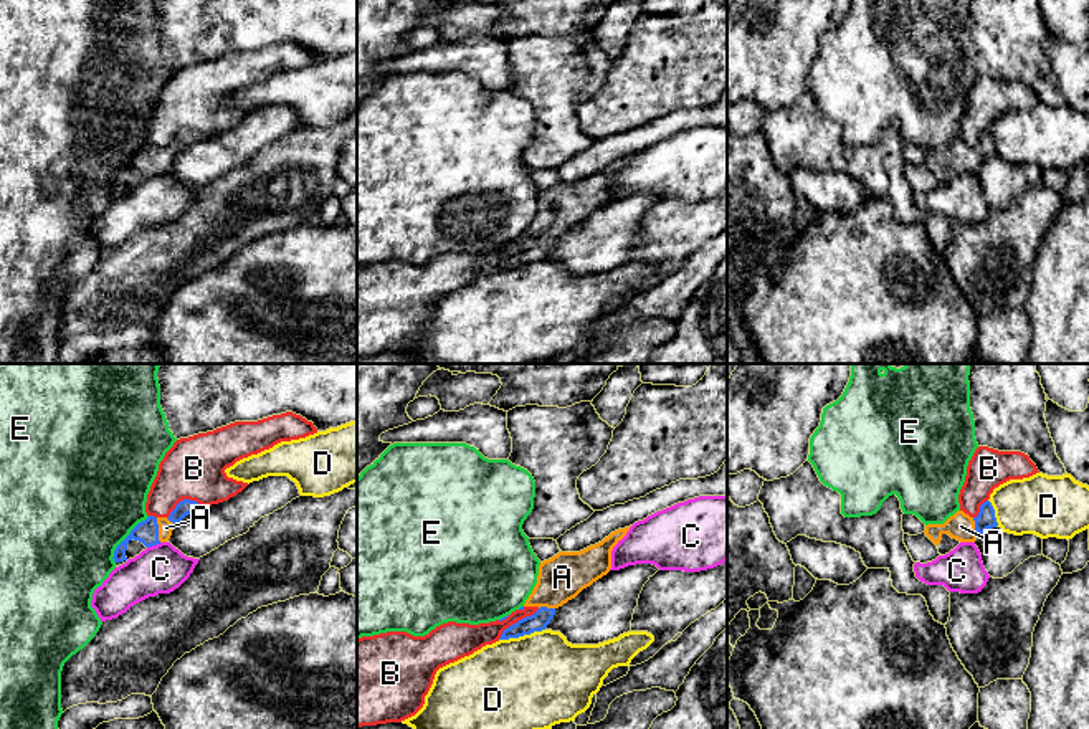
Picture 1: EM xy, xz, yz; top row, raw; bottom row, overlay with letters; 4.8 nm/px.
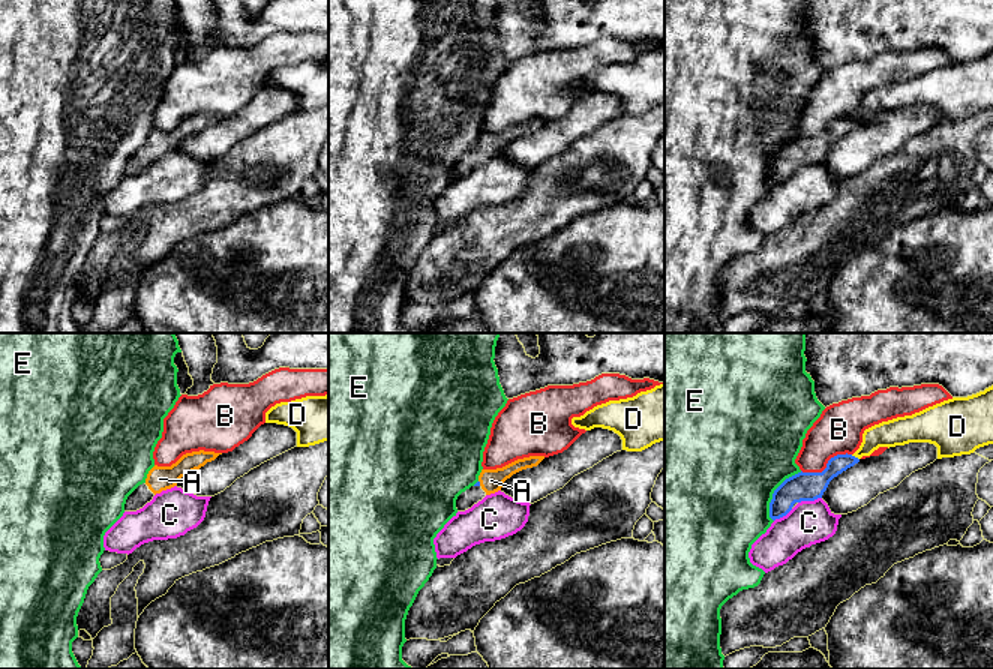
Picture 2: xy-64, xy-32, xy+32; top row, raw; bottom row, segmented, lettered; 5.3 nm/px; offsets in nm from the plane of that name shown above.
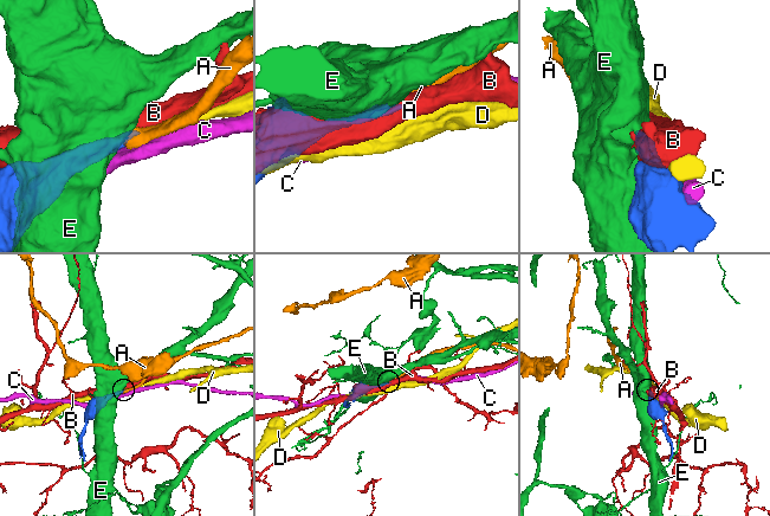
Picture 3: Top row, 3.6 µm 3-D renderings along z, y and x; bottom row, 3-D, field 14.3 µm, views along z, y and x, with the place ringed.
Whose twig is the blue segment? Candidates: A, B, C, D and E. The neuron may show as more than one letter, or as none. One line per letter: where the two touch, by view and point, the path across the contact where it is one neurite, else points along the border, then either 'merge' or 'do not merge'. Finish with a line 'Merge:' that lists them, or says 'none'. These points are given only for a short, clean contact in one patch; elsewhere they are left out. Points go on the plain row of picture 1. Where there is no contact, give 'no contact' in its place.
A: contact xy (157, 159); way xy (147, 161), (157, 159), (166, 157); merge
B: contact xz (519, 250); do not merge
C: contact xy (154, 174); do not merge
D: contact xz (521, 265); do not merge
E: contact xy (126, 167); do not merge
Merge: A

